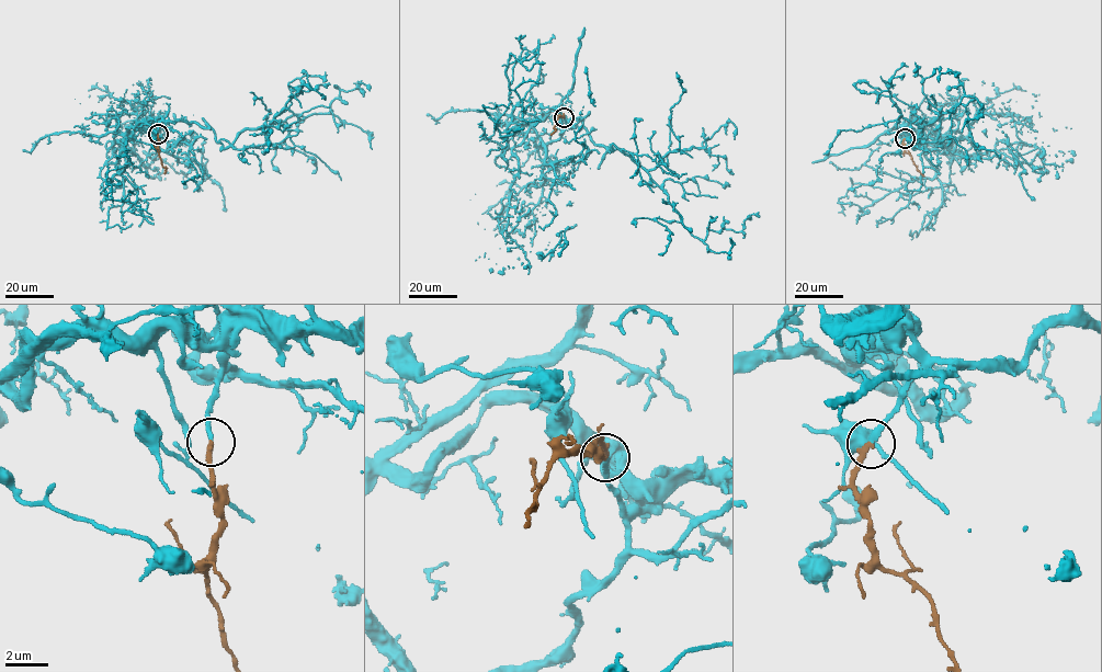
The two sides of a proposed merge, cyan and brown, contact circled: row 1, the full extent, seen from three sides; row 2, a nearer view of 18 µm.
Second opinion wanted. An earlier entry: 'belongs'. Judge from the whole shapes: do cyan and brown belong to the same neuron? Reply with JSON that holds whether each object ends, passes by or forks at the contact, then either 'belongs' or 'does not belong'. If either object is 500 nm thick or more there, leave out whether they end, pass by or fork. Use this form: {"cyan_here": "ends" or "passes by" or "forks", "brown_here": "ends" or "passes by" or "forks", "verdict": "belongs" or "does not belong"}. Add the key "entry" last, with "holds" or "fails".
{"cyan_here": "ends", "brown_here": "ends", "verdict": "belongs", "entry": "holds"}

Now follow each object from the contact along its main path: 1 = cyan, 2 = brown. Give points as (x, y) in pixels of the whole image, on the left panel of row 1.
1: (157, 134), (162, 120), (199, 123), (224, 149), (246, 129), (330, 113), (341, 90), (359, 82), (370, 90)
2: (157, 134), (157, 149), (165, 173)

